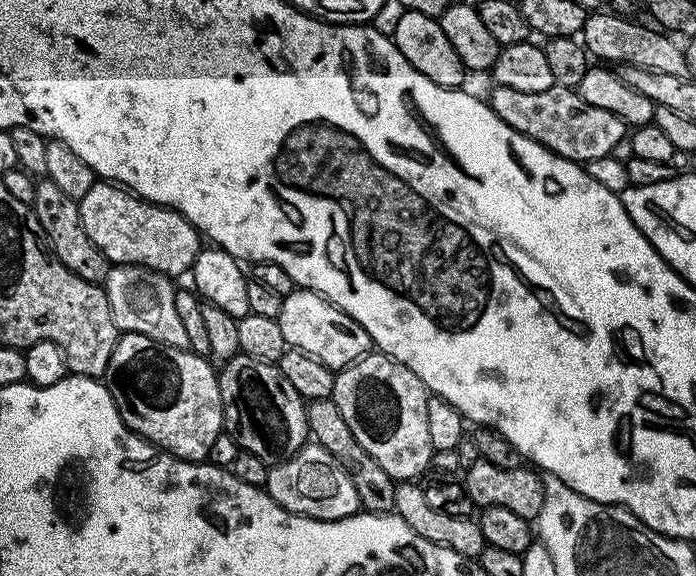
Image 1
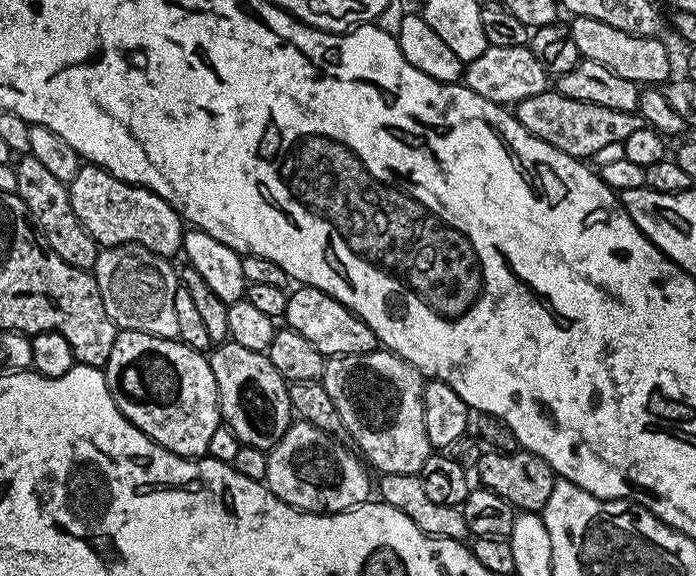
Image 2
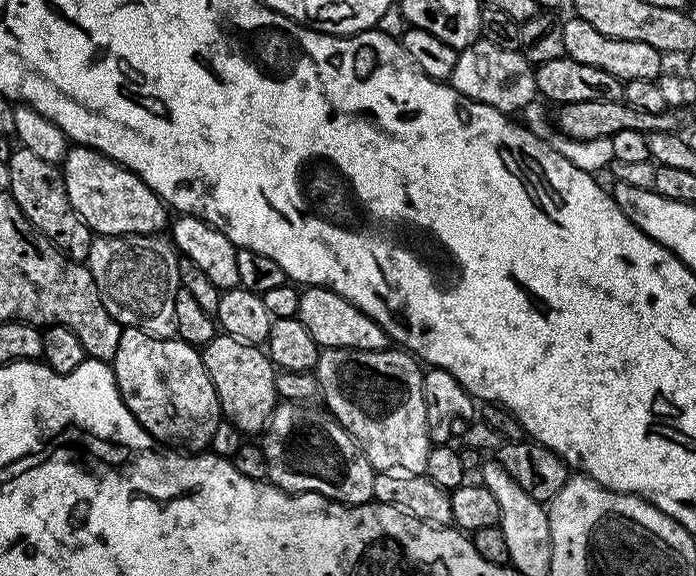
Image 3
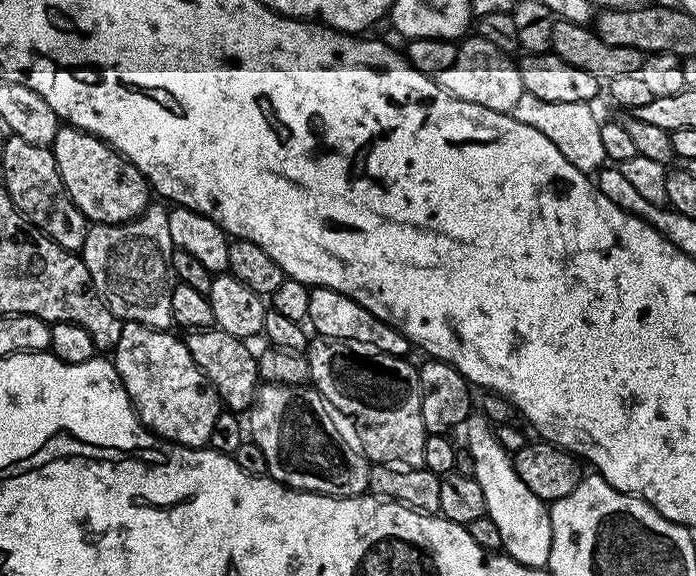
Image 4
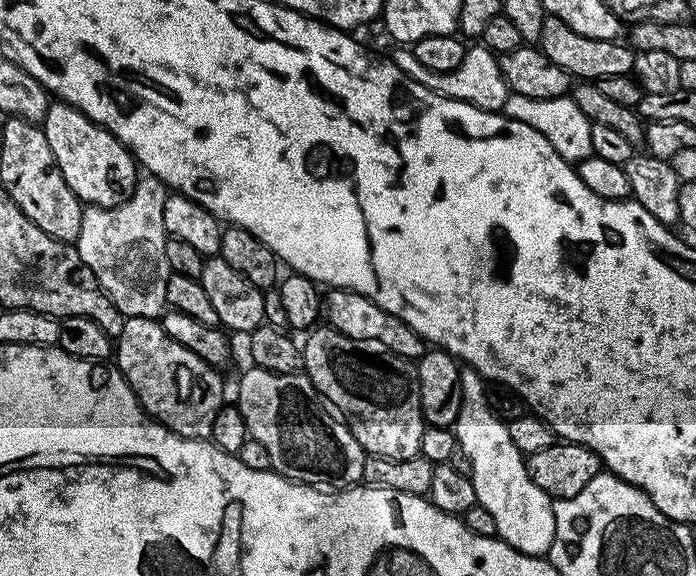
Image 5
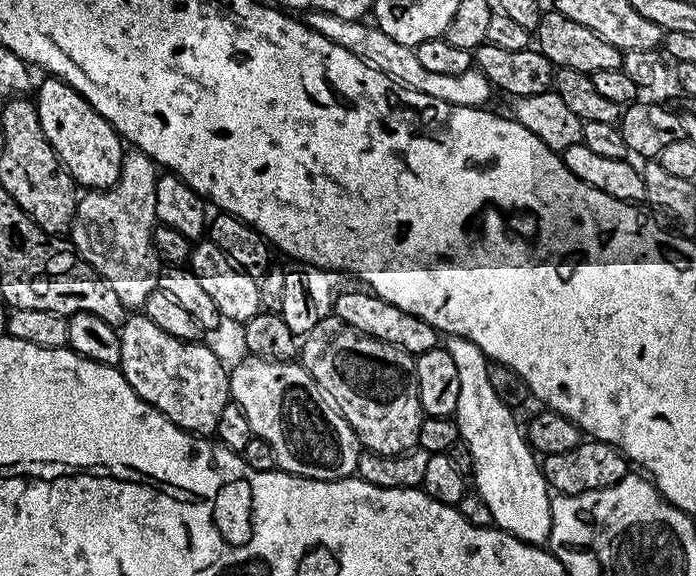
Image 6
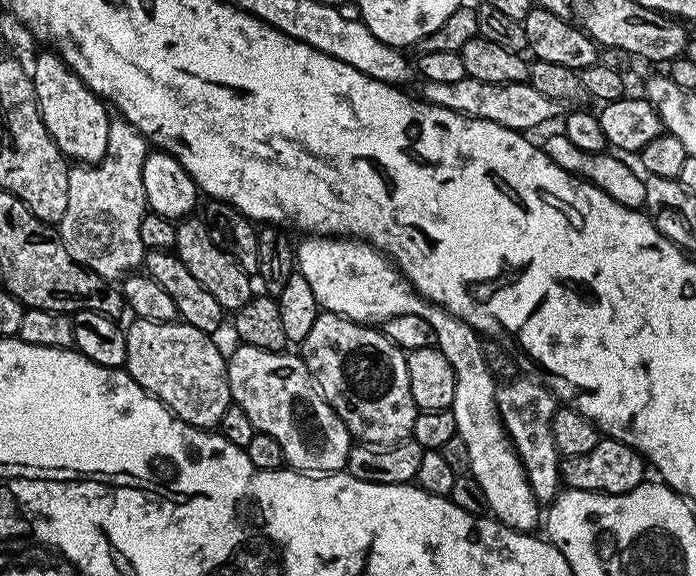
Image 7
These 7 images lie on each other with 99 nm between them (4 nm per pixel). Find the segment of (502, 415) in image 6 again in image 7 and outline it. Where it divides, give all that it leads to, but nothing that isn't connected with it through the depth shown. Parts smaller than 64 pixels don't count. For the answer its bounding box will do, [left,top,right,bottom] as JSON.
[294,234,542,533]

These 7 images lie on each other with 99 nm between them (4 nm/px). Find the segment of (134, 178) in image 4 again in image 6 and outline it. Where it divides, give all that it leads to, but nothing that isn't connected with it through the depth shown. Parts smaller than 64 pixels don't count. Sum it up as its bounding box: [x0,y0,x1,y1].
[34,78,126,190]

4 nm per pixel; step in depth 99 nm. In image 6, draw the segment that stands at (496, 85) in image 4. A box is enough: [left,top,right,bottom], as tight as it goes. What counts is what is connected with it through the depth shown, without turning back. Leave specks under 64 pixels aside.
[306,11,494,108]

